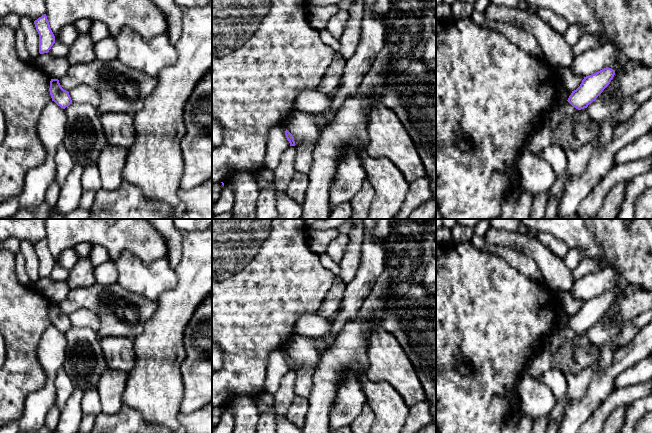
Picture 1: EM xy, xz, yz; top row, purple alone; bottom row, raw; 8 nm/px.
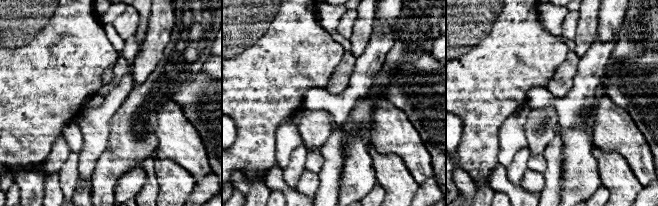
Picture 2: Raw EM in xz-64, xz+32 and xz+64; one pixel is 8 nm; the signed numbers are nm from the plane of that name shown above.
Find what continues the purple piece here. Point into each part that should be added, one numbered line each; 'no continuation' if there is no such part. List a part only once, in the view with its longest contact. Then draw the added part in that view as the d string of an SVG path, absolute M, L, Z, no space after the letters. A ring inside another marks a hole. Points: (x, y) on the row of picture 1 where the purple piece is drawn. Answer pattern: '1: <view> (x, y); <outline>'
no continuation

